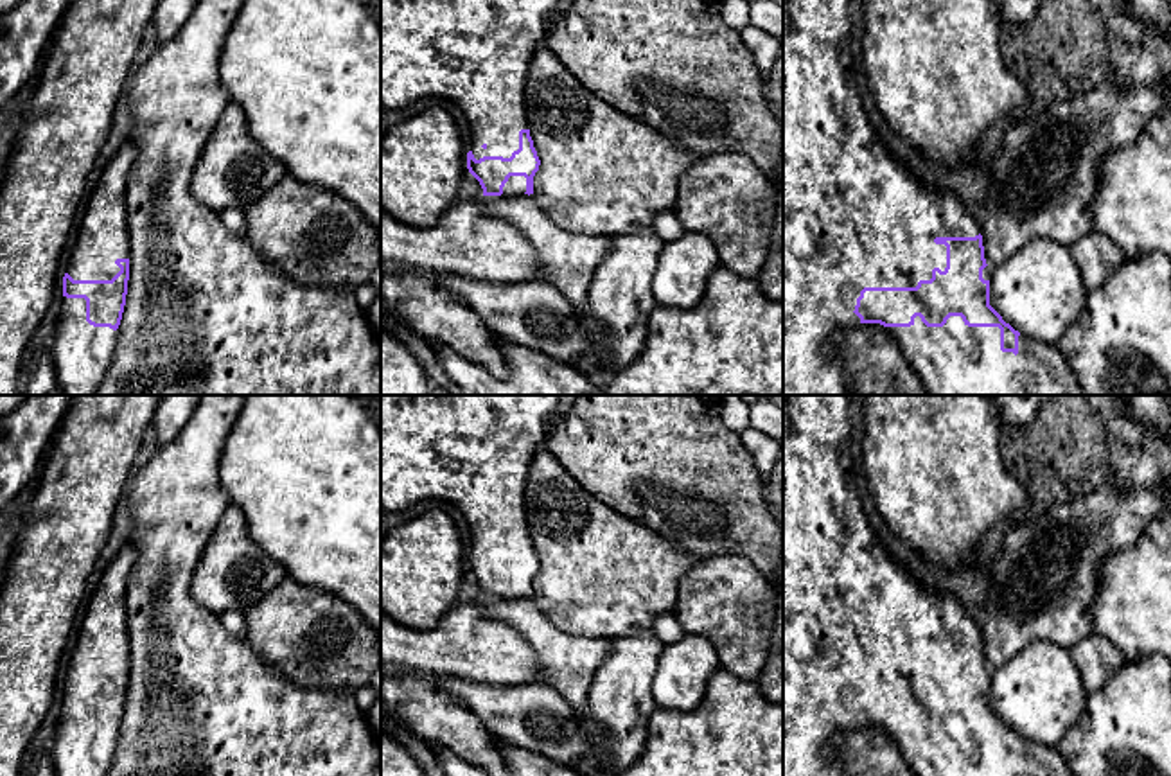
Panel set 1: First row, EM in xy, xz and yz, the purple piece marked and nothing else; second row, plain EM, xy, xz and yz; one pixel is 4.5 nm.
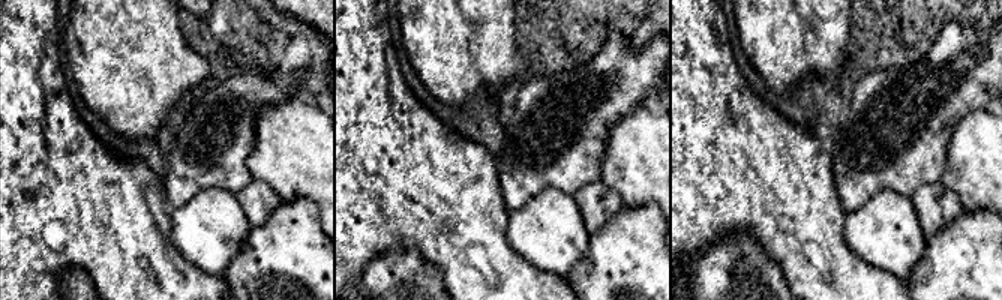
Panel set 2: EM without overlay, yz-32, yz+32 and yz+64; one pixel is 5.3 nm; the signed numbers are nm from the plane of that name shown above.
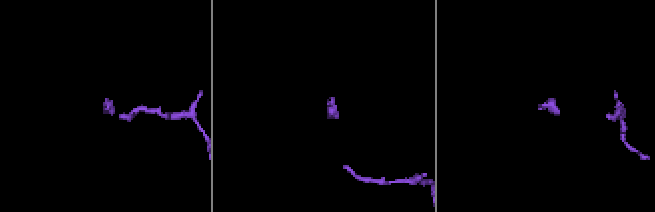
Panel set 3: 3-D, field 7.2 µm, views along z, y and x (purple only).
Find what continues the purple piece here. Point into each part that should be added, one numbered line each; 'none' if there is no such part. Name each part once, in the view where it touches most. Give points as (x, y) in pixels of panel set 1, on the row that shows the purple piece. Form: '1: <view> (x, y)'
1: yz (854, 216)
2: yz (954, 360)

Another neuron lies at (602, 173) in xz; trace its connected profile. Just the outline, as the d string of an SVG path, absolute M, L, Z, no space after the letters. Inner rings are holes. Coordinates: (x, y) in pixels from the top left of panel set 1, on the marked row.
M548 47L532 56L524 84L526 120L541 160L533 198L564 230L577 235L623 235L654 228L656 216L674 210L682 172L700 160L589 92Z

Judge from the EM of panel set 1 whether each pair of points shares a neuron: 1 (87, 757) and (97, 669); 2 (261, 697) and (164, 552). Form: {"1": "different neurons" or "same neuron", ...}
{"1": "same neuron", "2": "same neuron"}

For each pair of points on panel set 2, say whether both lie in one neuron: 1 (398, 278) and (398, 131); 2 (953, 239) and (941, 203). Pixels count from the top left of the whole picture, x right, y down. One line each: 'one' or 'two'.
1: two
2: two

